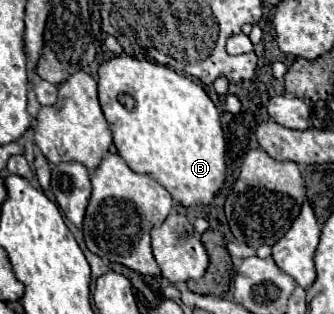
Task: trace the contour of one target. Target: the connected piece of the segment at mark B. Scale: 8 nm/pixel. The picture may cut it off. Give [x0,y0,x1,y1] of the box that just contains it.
[98,57,226,207]

